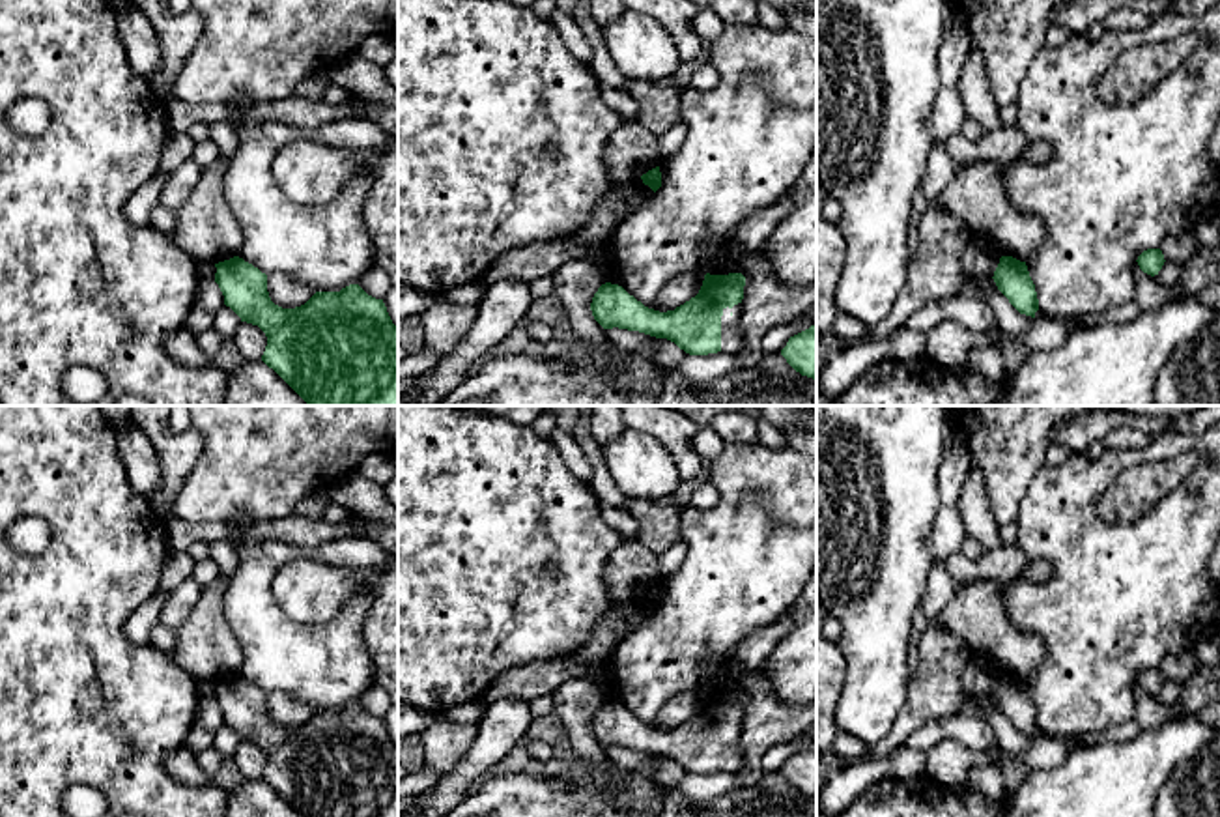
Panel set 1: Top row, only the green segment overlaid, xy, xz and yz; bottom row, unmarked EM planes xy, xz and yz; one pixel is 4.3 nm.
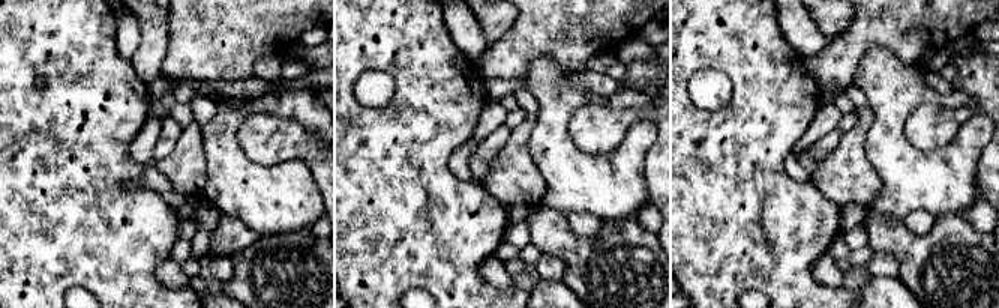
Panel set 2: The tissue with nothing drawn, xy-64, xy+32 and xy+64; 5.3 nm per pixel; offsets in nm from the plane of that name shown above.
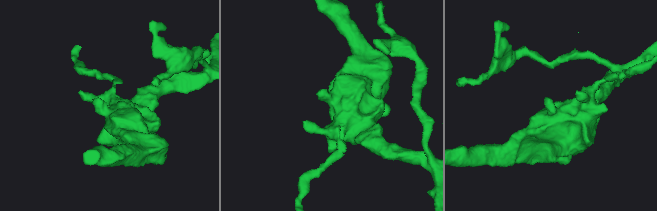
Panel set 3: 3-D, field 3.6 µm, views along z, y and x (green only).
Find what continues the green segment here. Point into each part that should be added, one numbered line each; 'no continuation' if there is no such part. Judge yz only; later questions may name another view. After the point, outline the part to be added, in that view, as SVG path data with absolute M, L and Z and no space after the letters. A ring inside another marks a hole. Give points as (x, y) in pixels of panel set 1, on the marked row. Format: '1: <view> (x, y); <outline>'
no continuation

